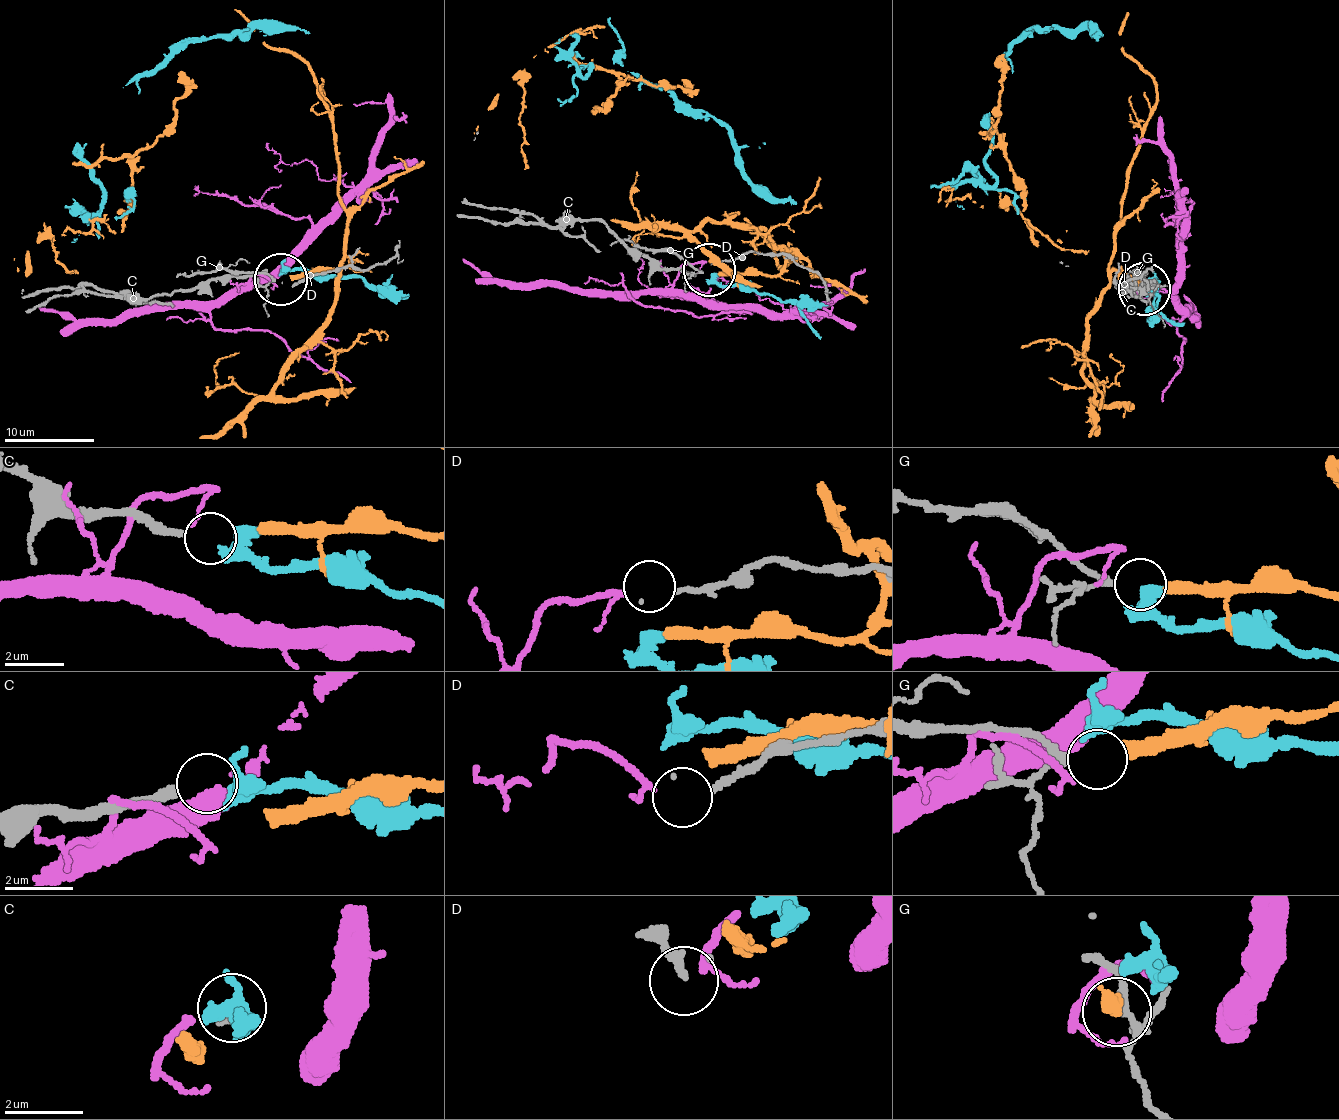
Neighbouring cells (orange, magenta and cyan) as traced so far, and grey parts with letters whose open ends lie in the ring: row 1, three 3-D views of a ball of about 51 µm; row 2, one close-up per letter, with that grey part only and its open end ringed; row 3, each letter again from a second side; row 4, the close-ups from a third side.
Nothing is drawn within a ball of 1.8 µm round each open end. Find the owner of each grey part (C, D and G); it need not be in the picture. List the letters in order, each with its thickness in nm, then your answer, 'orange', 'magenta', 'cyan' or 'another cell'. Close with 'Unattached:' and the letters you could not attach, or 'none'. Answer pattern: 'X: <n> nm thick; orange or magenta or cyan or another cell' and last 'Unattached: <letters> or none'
C: 240 nm thick; cyan
D: 60 nm thick; magenta
G: 180 nm thick; orange
Unattached: none

